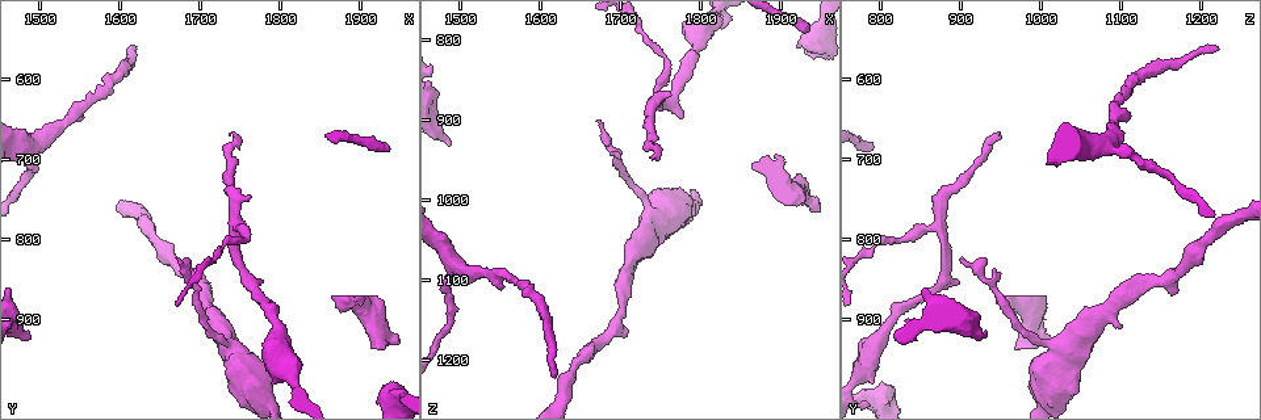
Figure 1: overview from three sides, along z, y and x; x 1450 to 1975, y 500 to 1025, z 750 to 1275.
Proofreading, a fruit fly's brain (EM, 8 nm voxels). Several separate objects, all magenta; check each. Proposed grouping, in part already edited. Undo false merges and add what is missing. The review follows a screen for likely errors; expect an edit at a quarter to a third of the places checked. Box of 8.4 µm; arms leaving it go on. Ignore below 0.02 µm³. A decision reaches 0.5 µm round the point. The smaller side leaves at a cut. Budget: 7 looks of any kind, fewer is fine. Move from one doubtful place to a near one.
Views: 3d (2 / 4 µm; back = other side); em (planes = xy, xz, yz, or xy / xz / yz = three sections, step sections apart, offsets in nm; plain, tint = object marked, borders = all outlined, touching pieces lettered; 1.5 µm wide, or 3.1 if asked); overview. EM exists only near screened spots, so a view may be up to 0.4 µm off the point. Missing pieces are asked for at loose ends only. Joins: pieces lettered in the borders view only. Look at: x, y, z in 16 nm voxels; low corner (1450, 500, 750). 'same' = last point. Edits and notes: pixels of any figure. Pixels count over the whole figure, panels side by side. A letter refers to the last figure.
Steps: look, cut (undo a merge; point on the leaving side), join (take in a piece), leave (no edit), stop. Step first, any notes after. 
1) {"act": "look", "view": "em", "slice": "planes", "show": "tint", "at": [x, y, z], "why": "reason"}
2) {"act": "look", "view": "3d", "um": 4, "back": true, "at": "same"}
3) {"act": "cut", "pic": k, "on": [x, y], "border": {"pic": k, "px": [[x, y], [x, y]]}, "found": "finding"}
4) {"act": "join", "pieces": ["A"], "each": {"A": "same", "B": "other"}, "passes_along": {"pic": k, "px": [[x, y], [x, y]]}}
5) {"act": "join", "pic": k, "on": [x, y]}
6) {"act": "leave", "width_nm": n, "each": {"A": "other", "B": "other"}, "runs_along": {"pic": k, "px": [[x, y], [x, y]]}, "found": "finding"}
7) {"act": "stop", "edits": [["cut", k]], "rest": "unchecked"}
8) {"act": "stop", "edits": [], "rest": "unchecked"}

{"act": "look", "view": "em", "slice": "planes", "show": "tint", "at": [1745, 665, 945], "why": "tapers out"}

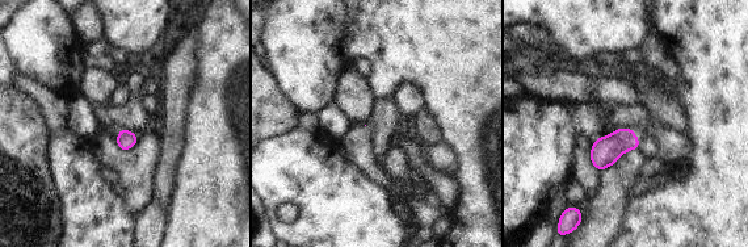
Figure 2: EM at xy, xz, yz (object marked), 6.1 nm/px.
{"act": "look", "view": "em", "slice": "planes", "show": "borders", "at": "same"}

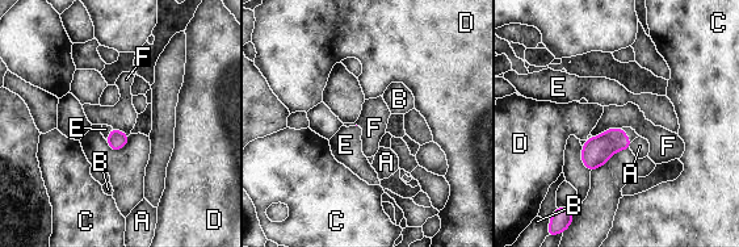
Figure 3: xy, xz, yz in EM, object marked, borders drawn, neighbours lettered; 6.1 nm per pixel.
{"act": "join", "pieces": ["E"], "longest_contact_nm": ["F", 200], "each": {"A": "other", "B": "other", "C": "other", "D": "other", "E": "same", "F": "other"}, "found": "it goes on there"}

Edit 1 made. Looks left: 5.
{"act": "look", "view": "overview", "why": "redraw"}

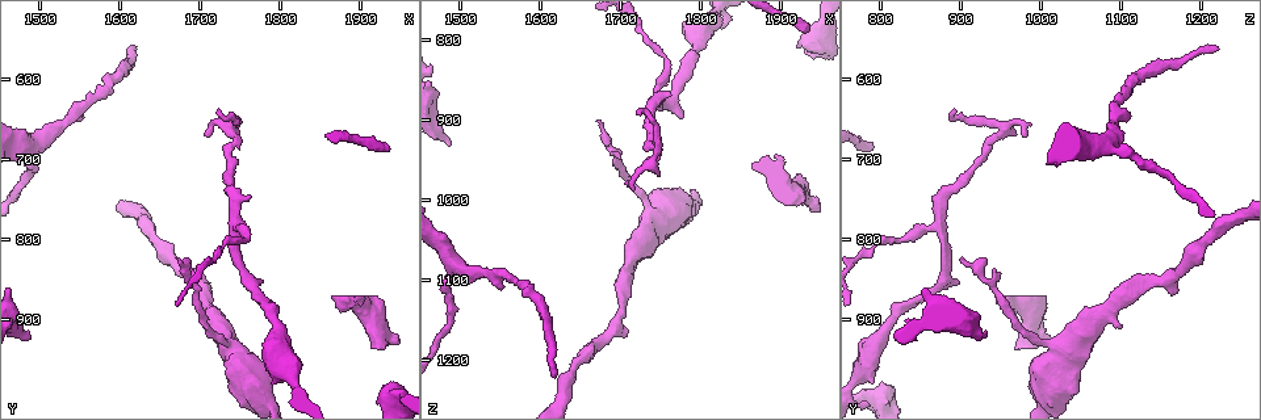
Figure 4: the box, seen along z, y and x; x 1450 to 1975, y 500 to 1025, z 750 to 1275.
{"act": "look", "view": "em", "slice": "planes", "show": "tint", "at": [1795, 910, 805]}

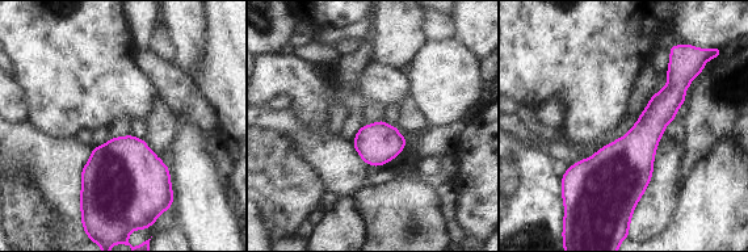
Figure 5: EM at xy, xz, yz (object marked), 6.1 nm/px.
{"act": "look", "view": "em", "slice": "planes", "show": "borders", "at": "same"}

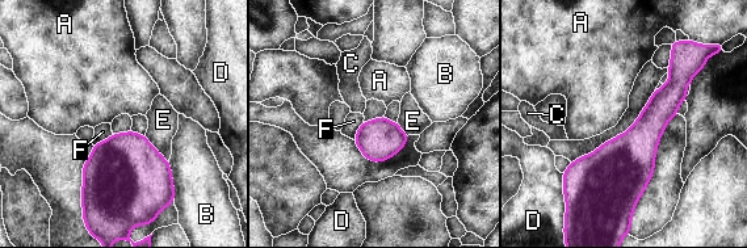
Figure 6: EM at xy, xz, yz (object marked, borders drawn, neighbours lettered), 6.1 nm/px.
{"act": "leave", "each": {"A": "other", "B": "other", "C": "other", "D": "other", "E": "other", "F": "other"}, "runs_along": {"pic": 6, "px": [[678, 50], [624, 197]]}, "found": "all the same neuron"}

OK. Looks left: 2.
{"act": "look", "view": "em", "slice": "planes", "show": "tint", "at": [1740, 940, 1025]}

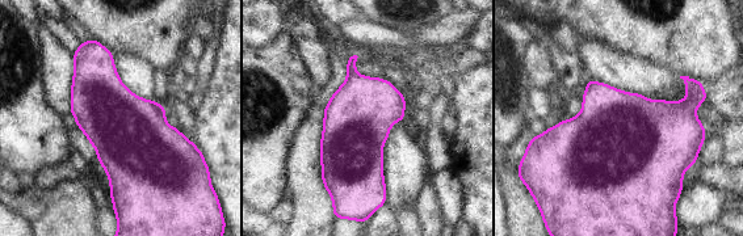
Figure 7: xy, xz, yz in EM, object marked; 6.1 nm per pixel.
{"act": "look", "view": "em", "slice": "planes", "show": "borders", "at": "same", "why": "what lies round it"}

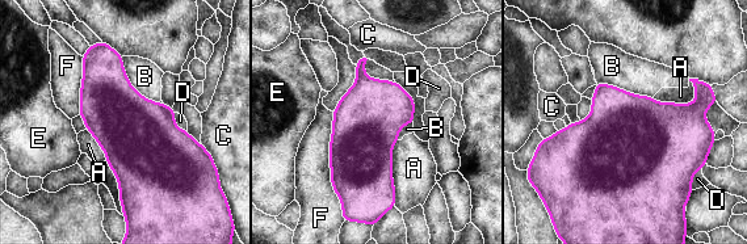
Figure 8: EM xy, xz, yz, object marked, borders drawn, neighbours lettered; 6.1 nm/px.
{"act": "leave", "width_nm": 400, "each": {"A": "other", "B": "other", "C": "other", "D": "other", "E": "other", "F": "other"}, "found": "continuous, no second neuron"}

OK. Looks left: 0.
{"act": "stop", "edits": [["join", 3]], "rest": "unchecked"}

